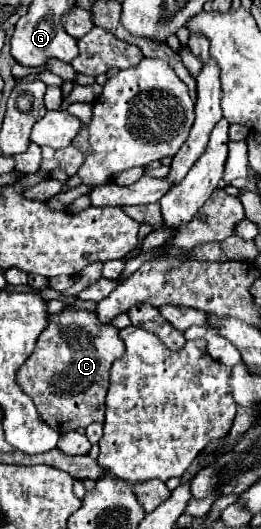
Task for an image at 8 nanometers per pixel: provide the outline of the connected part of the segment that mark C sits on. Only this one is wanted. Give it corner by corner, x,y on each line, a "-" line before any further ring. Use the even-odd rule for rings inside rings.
68,305
64,311
50,315
48,327
36,341
32,355
16,373
18,385
32,397
42,421
58,433
84,429
104,419
104,399
110,367
124,355
124,345
114,325
102,325
92,311
-
64,387
86,387
64,389

